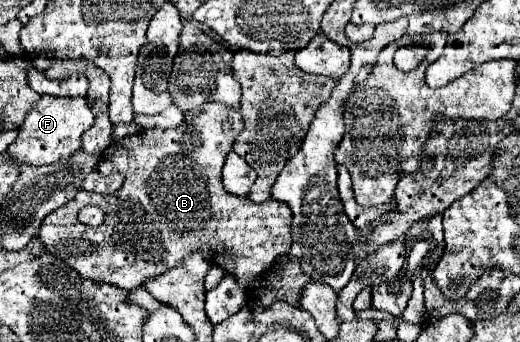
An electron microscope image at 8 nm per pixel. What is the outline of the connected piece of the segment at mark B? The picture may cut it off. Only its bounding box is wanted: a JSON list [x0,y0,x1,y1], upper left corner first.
[38,104,292,290]

